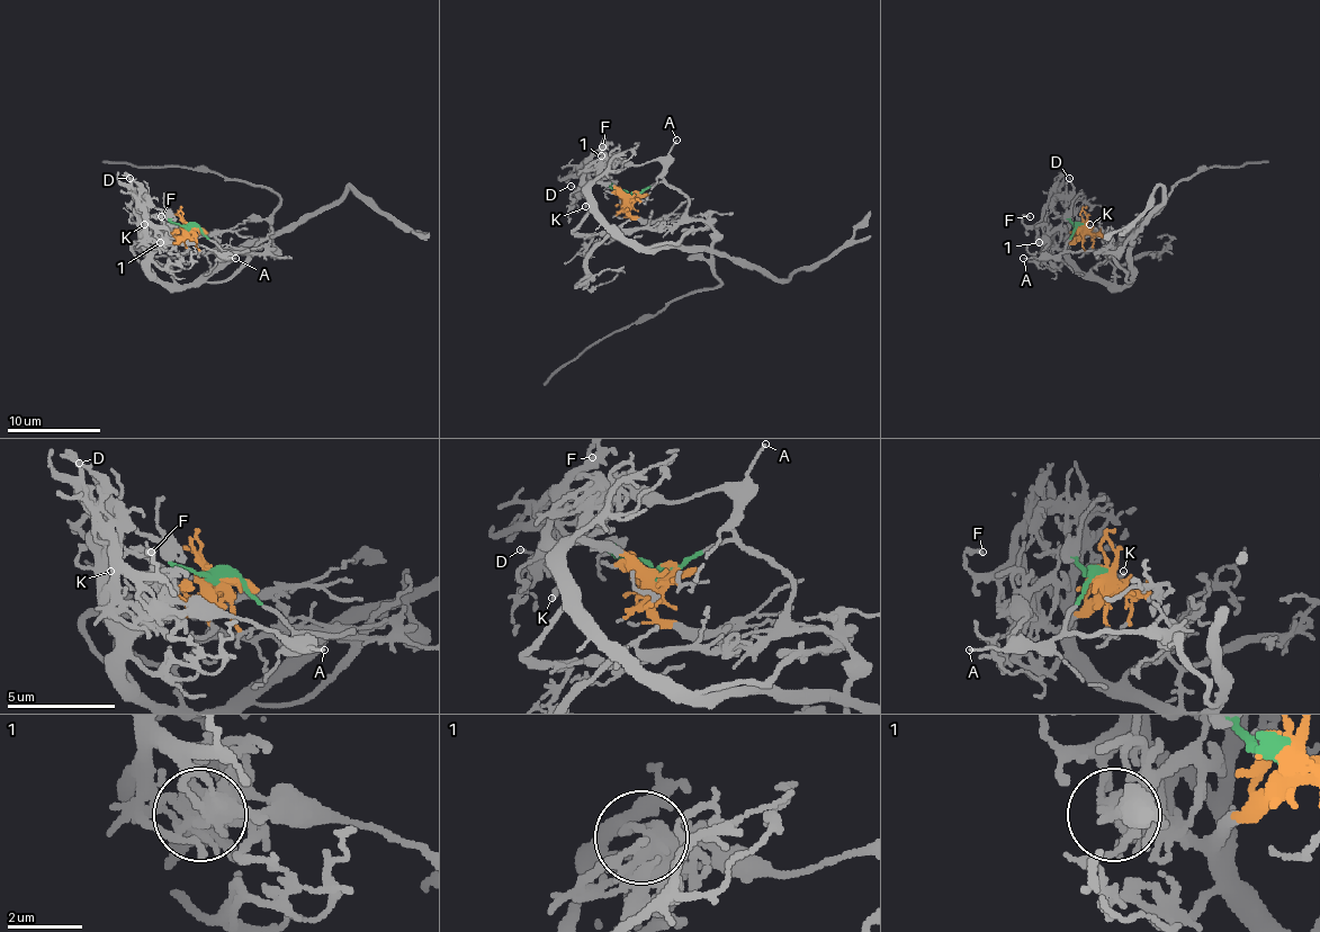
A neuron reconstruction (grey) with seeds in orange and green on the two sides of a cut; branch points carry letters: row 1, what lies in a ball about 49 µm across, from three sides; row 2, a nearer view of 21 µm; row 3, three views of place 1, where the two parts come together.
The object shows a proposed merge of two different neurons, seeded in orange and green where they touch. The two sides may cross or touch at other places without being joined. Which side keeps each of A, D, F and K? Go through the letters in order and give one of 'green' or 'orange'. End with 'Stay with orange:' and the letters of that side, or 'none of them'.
A: green
D: orange
F: orange
K: orange
Stay with orange: D, F, K

